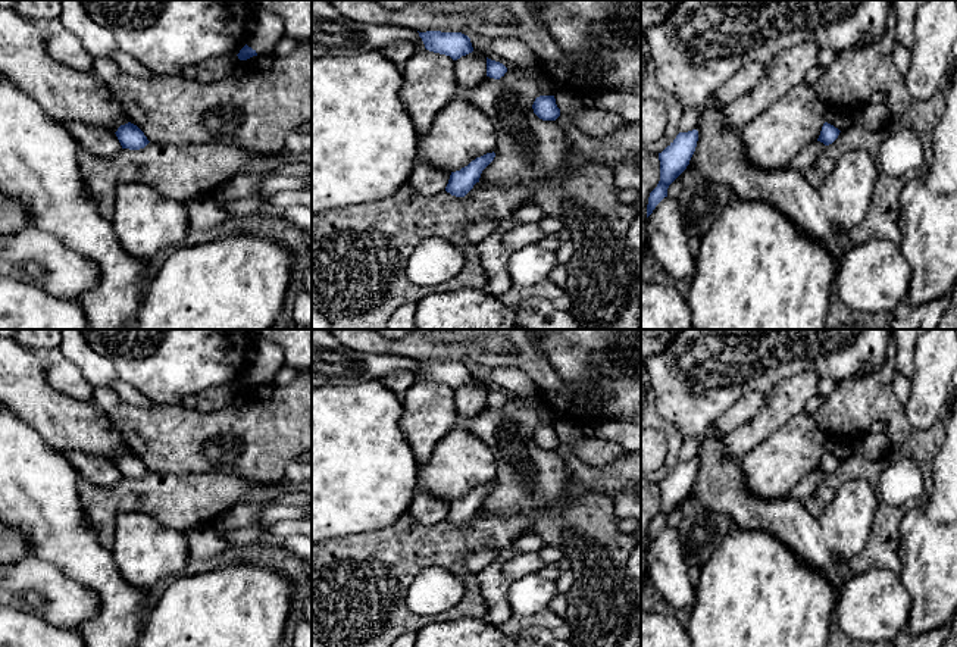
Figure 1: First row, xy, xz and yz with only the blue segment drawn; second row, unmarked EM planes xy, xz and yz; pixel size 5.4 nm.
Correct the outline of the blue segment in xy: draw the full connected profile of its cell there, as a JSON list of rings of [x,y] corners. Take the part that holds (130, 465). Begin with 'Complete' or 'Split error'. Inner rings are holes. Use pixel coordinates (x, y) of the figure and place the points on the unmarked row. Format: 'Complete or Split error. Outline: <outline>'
Complete. Outline: [[[131,451],[121,454],[115,463],[122,478],[140,479],[150,472],[144,462]]]

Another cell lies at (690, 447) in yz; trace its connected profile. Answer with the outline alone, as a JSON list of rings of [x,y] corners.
[[[685,437],[682,440],[682,447],[679,450],[679,460],[688,462],[697,459],[698,450],[700,450],[700,440],[692,437]]]

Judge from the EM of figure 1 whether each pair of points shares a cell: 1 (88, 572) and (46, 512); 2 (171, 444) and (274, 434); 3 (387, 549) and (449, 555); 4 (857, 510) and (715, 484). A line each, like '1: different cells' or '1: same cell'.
1: same cell
2: same cell
3: same cell
4: same cell

